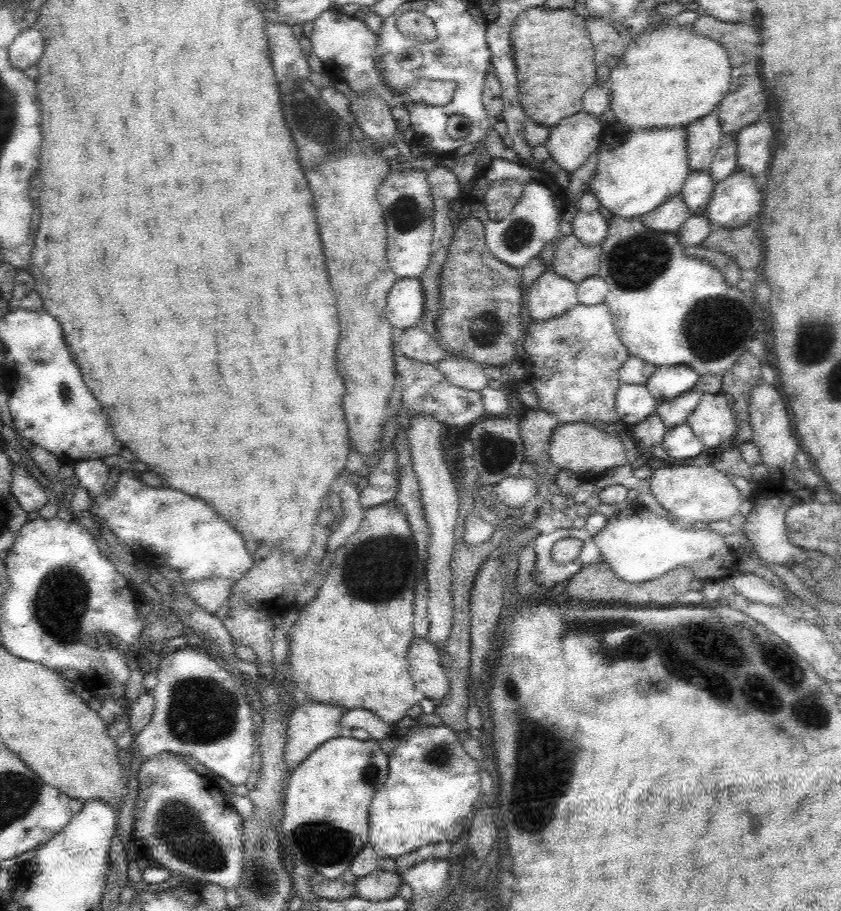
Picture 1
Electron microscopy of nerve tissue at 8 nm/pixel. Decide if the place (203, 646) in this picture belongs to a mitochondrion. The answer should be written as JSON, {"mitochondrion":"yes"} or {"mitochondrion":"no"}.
{"mitochondrion":"no"}

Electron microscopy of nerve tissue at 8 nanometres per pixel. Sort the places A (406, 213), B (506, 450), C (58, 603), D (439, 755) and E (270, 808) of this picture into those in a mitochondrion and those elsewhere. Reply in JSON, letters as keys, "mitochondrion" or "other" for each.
{"A":"mitochondrion","B":"mitochondrion","C":"mitochondrion","D":"mitochondrion","E":"other"}

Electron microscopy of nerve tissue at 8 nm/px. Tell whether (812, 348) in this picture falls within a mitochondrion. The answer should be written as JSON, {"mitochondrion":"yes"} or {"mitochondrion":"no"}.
{"mitochondrion":"yes"}

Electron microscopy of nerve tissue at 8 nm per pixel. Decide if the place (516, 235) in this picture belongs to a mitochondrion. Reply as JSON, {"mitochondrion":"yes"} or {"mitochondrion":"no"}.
{"mitochondrion":"yes"}

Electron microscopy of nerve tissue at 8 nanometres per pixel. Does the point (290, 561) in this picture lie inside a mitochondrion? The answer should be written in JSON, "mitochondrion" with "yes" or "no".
{"mitochondrion":"no"}

